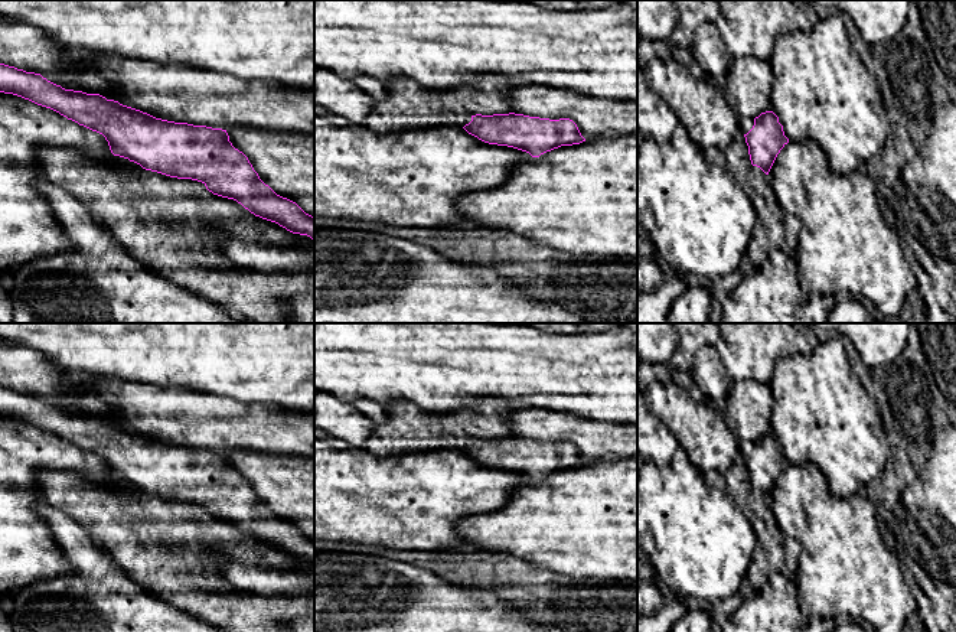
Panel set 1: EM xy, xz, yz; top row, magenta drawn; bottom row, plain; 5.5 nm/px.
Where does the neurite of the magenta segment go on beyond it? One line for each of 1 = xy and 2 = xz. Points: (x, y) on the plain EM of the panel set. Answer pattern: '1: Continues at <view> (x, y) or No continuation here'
1: No continuation here
2: No continuation here

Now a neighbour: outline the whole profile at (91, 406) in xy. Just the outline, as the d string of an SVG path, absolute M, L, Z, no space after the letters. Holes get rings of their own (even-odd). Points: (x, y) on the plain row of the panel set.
M0 339L0 387L40 397L65 413L105 418L111 407L45 355Z

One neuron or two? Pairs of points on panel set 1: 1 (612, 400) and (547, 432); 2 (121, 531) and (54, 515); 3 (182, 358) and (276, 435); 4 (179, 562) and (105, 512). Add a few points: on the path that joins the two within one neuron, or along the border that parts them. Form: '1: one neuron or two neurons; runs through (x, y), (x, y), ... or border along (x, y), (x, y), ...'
1: two neurons; border along (544, 409), (610, 423)
2: two neurons; border along (48, 501), (78, 521), (98, 546)
3: two neurons; border along (199, 391), (266, 404)
4: one neuron; runs through (160, 562), (124, 528)

